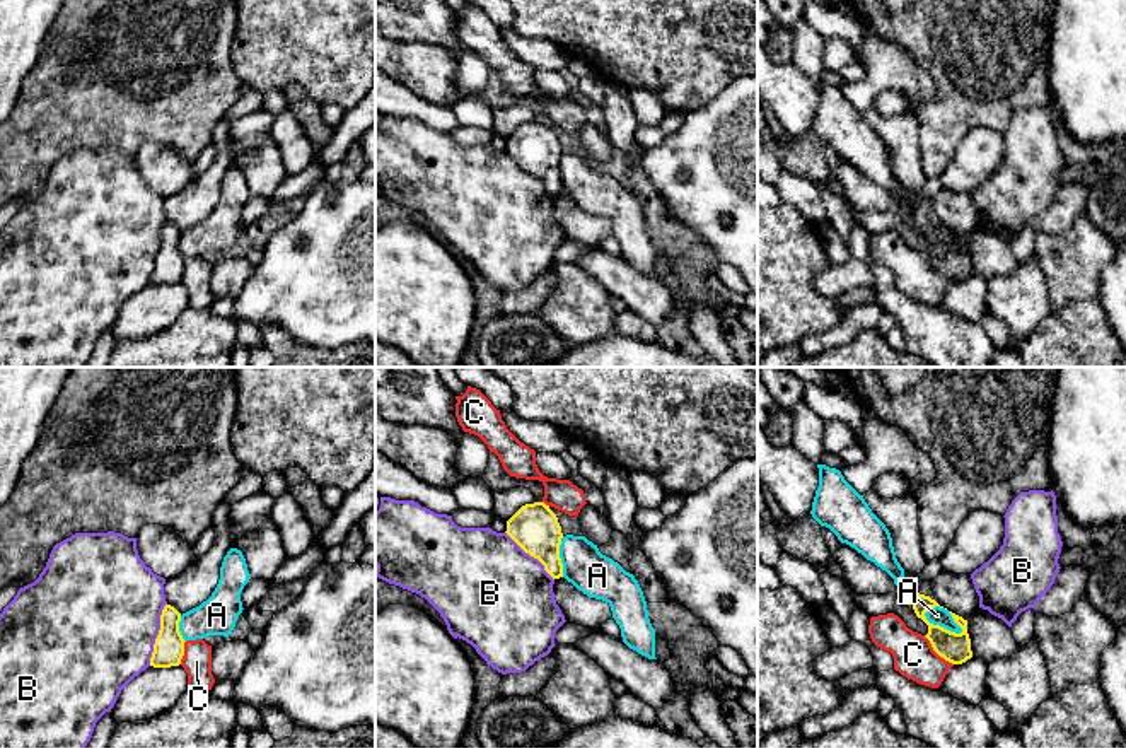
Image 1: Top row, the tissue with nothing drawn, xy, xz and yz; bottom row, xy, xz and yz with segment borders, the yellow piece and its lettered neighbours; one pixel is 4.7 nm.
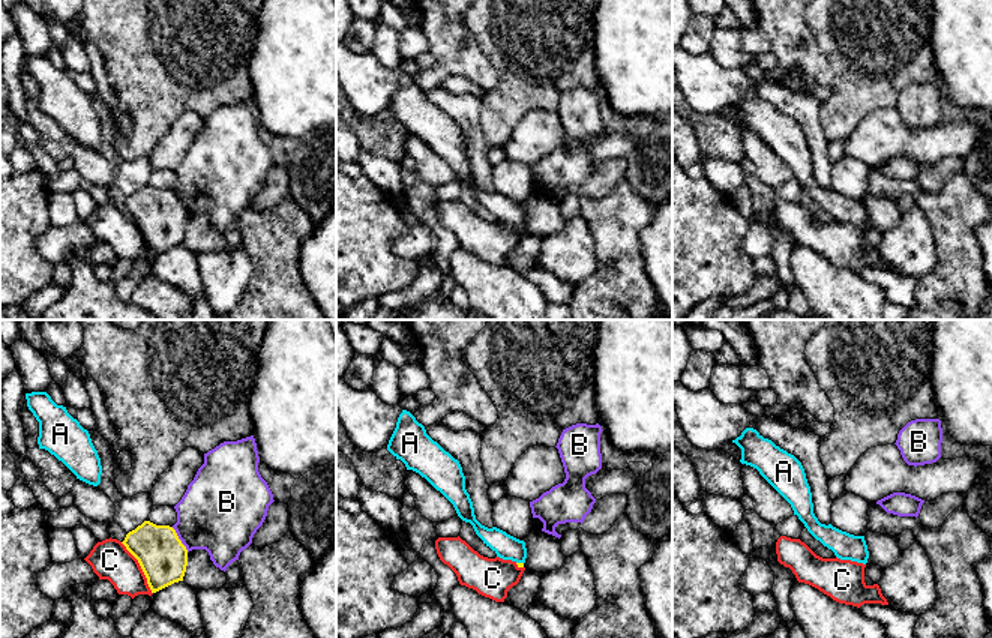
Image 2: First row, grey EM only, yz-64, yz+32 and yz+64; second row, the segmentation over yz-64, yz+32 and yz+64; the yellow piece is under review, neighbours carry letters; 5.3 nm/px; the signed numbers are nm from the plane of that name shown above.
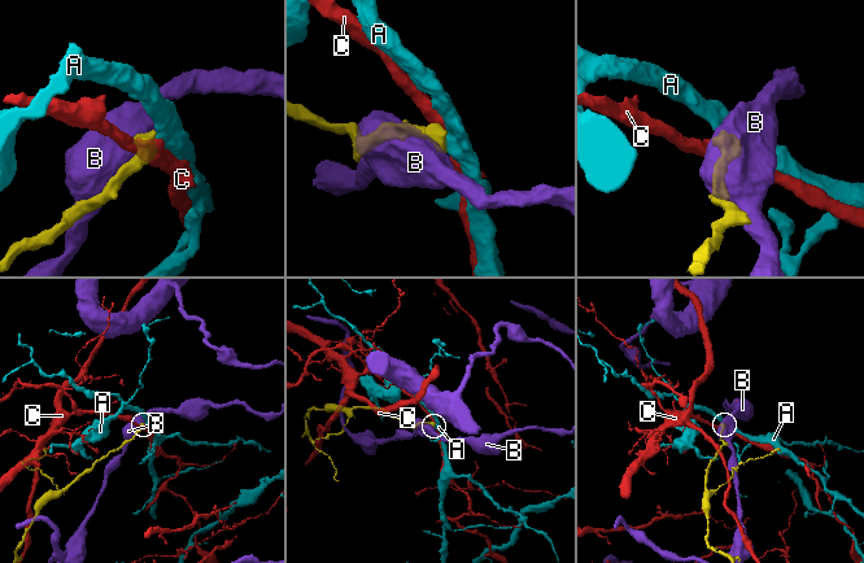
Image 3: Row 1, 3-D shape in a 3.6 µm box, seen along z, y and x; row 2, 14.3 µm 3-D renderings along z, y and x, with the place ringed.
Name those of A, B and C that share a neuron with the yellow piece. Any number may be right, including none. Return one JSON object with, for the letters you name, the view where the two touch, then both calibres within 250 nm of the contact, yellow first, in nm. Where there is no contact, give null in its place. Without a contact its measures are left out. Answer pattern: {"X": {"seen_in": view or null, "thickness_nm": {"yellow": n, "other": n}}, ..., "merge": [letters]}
{"merge": []}

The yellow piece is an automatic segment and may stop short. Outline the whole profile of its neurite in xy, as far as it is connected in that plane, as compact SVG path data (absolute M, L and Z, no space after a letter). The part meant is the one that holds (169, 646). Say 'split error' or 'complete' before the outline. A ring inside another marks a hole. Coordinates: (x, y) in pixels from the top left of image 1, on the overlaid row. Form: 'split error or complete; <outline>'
complete; M165 605L160 615L160 630L154 644L150 666L171 668L179 666L184 656L184 639L179 632L181 613Z

